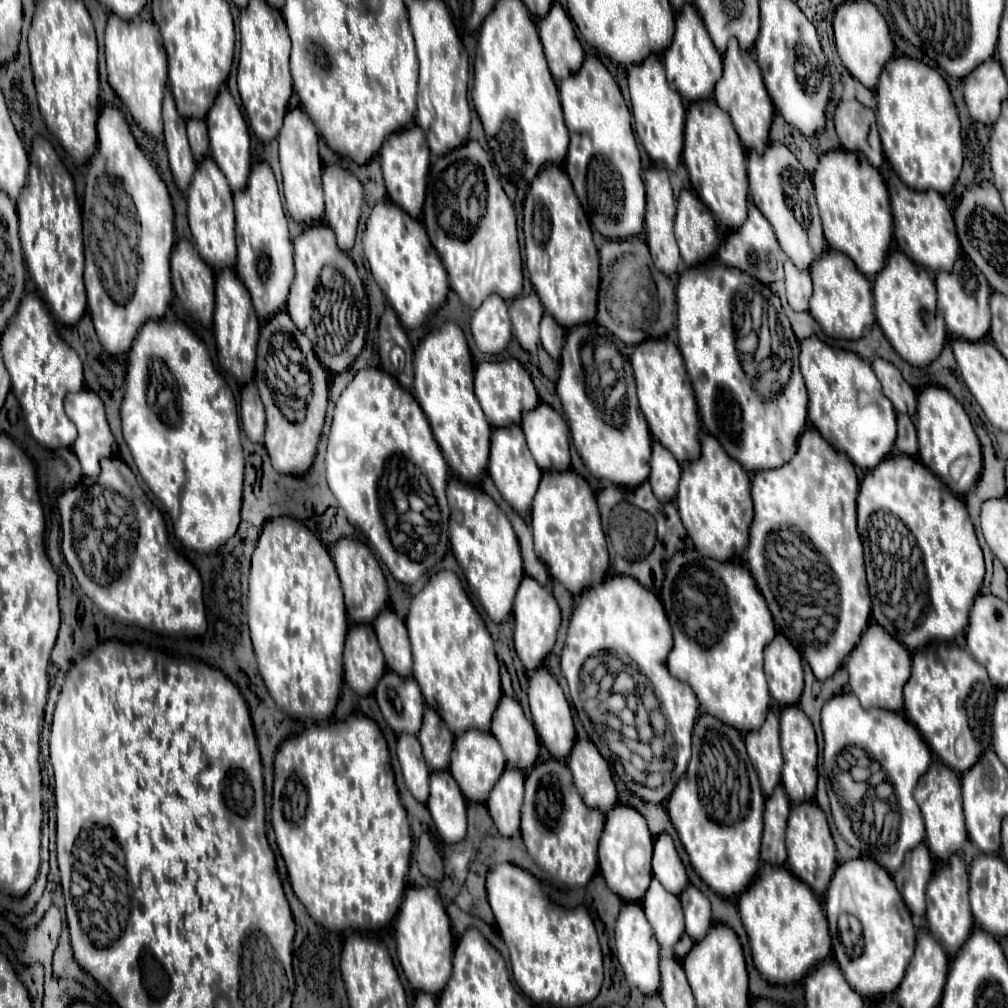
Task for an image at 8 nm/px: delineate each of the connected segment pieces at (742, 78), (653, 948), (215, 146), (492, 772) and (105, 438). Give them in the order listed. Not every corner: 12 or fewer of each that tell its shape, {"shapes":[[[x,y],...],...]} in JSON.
{"shapes":[[[731,39],[715,101],[741,143],[763,151],[775,107],[749,51]],[[621,907],[617,959],[645,995],[661,985],[659,943],[643,907]],[[219,91],[207,127],[211,157],[233,191],[247,185],[249,129]],[[489,731],[455,737],[449,771],[483,803],[505,769]],[[91,389],[65,397],[79,429],[73,451],[83,475],[117,453],[105,405]]]}

